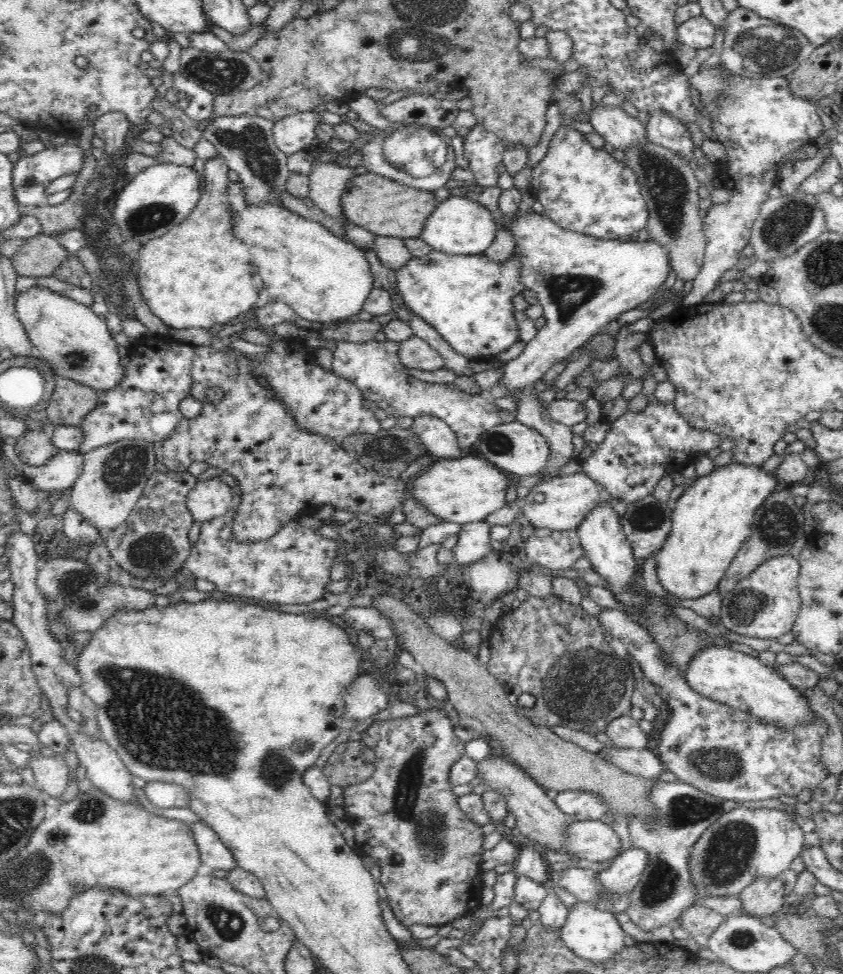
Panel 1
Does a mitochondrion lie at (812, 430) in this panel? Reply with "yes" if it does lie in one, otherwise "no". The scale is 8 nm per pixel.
no

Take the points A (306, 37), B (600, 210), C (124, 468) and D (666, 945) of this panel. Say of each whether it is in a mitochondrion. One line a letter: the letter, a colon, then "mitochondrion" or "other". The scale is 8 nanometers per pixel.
A: other
B: other
C: mitochondrion
D: other

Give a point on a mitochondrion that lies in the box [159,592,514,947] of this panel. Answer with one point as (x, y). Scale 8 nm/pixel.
(406, 805)

